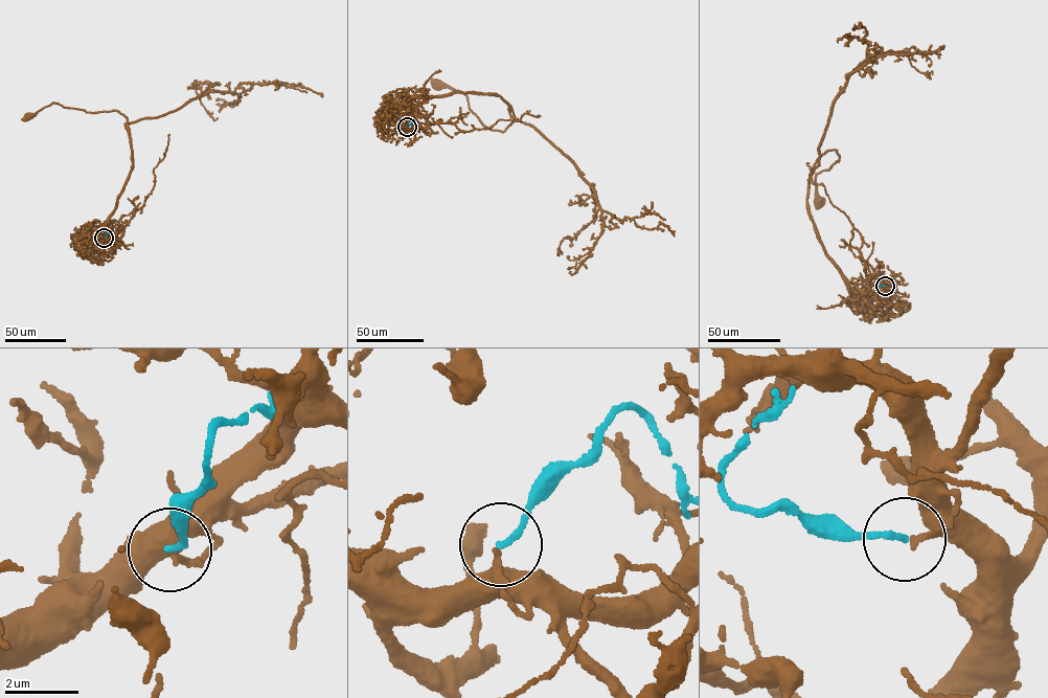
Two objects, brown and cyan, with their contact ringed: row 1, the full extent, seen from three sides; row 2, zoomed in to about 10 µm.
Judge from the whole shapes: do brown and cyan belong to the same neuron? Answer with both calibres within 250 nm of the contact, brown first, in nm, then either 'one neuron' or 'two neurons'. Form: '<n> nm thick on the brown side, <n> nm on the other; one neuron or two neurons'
180 nm thick on the brown side, 170 nm on the other; two neurons

